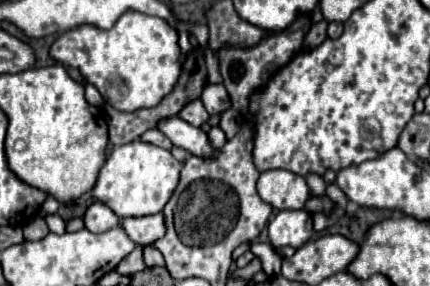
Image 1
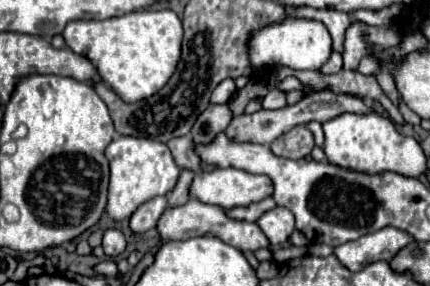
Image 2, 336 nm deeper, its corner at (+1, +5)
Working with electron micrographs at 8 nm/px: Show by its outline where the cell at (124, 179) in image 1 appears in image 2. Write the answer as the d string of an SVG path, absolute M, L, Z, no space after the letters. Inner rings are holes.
M121 135L109 143L105 155L111 163L107 215L115 221L131 217L133 211L141 203L145 203L157 195L167 195L175 187L179 173L181 173L181 169L175 165L175 161L171 157L167 145L159 143L159 141Z

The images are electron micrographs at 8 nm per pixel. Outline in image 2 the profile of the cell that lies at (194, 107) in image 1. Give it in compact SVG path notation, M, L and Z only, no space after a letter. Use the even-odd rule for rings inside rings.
M209 105L195 121L191 137L195 143L211 143L217 133L223 133L233 119L229 105Z

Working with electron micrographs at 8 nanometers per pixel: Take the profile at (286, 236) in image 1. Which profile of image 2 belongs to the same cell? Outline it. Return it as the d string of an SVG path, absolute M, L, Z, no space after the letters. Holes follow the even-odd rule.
M275 207L275 209L267 211L267 213L263 213L257 219L257 225L267 235L267 239L271 241L273 247L285 245L289 235L295 231L293 213L289 213L289 209L285 209L285 207Z

